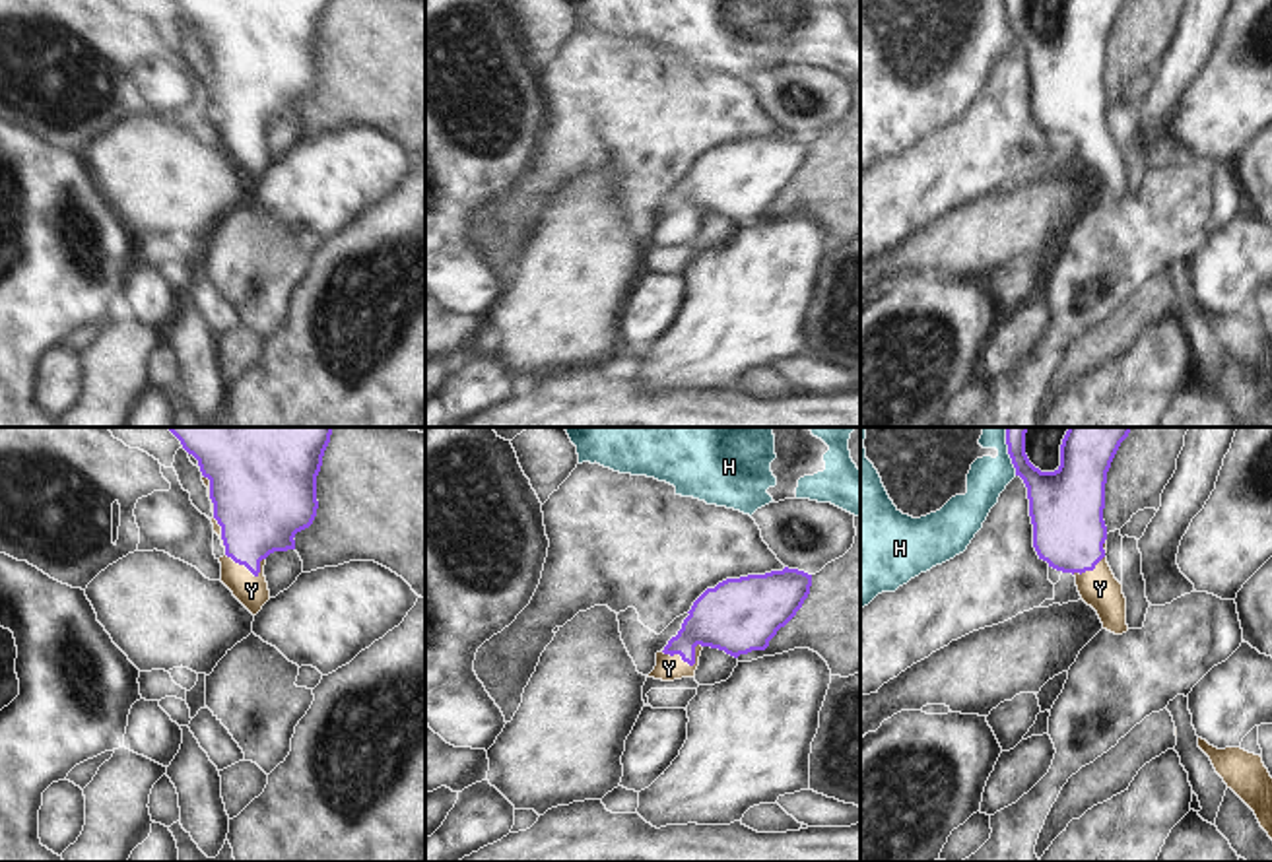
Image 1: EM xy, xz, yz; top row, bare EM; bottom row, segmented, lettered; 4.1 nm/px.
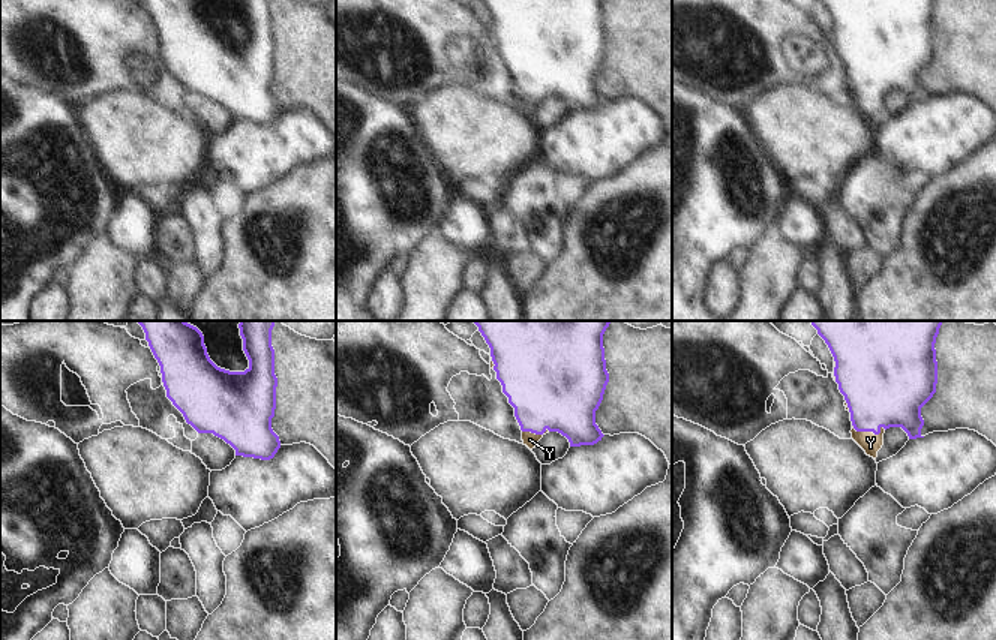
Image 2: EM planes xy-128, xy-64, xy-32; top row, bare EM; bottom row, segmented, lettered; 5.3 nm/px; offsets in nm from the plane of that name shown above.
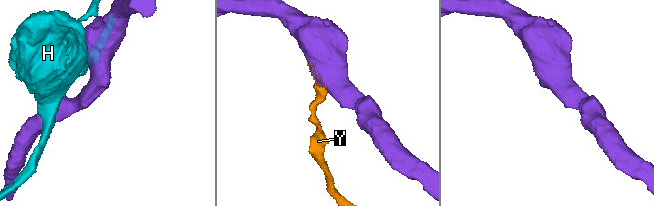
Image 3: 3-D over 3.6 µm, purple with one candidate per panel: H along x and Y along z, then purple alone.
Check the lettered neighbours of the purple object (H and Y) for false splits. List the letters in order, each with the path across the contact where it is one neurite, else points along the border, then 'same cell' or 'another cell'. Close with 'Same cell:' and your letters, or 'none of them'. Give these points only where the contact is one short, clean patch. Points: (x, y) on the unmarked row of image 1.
H: another cell
Y: runs through xz (729, 183), (688, 216), (688, 228), (674, 228), (669, 233); same cell
Same cell: Y

